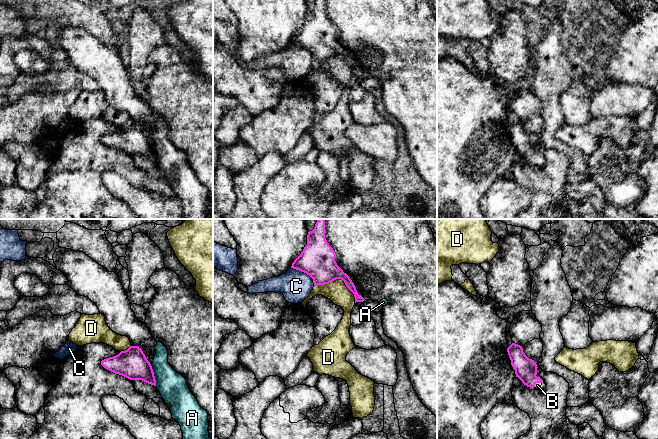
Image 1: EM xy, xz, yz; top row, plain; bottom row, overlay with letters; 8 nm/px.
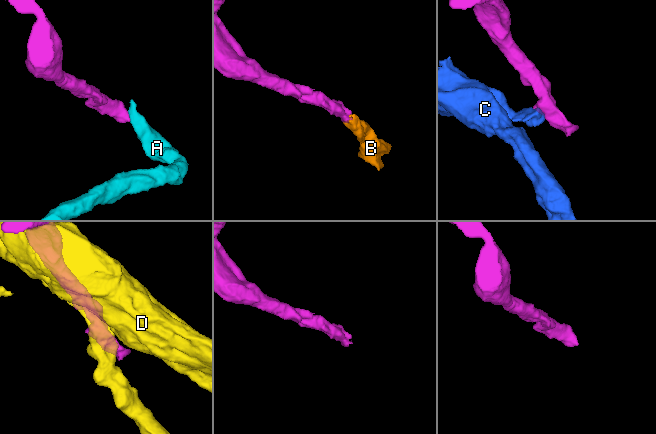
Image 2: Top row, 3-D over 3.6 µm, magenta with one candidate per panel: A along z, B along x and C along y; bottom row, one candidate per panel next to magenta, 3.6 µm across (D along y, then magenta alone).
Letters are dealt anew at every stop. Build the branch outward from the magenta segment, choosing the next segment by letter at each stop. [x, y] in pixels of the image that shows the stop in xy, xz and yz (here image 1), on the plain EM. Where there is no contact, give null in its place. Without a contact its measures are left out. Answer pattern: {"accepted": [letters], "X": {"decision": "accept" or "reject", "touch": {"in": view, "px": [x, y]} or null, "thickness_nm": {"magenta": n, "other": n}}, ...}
{"accepted": ["B"], "A": {"decision": "reject", "touch": {"in": "xy", "px": [154, 153]}, "thickness_nm": {"magenta": 240, "other": 220}}, "B": {"decision": "accept", "touch": {"in": "yz", "px": [537, 158]}, "thickness_nm": {"magenta": 180, "other": 50}}, "C": {"decision": "reject", "touch": {"in": "xz", "px": [304, 48]}, "thickness_nm": {"magenta": 280, "other": 240}}, "D": {"decision": "reject", "touch": {"in": "xz", "px": [339, 54]}, "thickness_nm": {"magenta": 280, "other": 170}}}

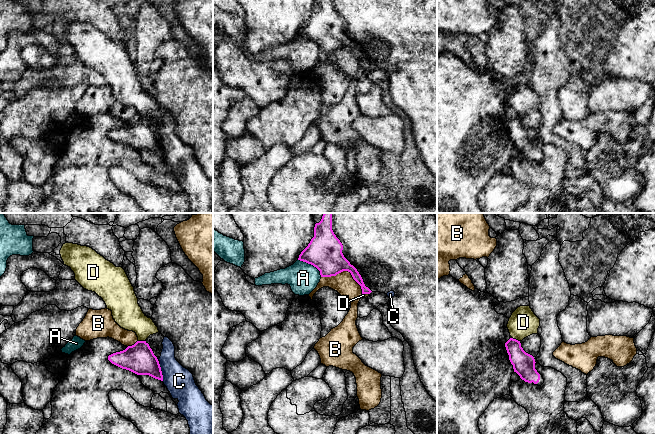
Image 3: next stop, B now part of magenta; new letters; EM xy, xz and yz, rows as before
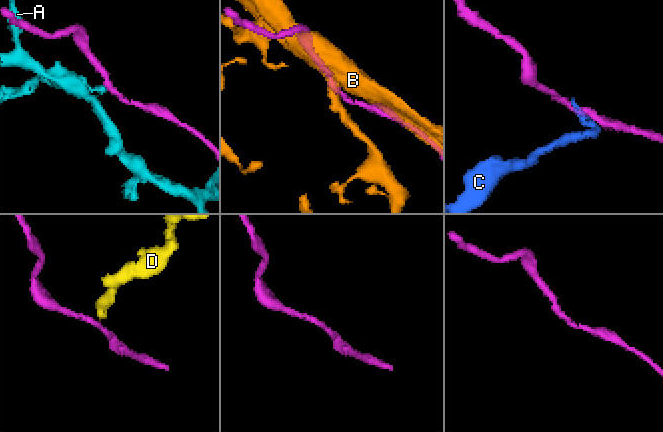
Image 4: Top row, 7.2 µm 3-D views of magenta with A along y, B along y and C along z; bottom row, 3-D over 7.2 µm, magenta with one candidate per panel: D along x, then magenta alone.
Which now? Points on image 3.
{"accepted": [], "A": {"decision": "reject", "touch": {"in": "xz", "px": [311, 40]}, "thickness_nm": {"magenta": 280, "other": 240}}, "B": {"decision": "reject", "touch": {"in": "xz", "px": [346, 46]}, "thickness_nm": {"magenta": 280, "other": 170}}, "C": {"decision": "reject", "touch": {"in": "xy", "px": [161, 148]}, "thickness_nm": {"magenta": 240, "other": 220}}, "D": {"decision": "reject", "touch": {"in": "yz", "px": [515, 115]}, "thickness_nm": {"magenta": 180, "other": 220}}}

